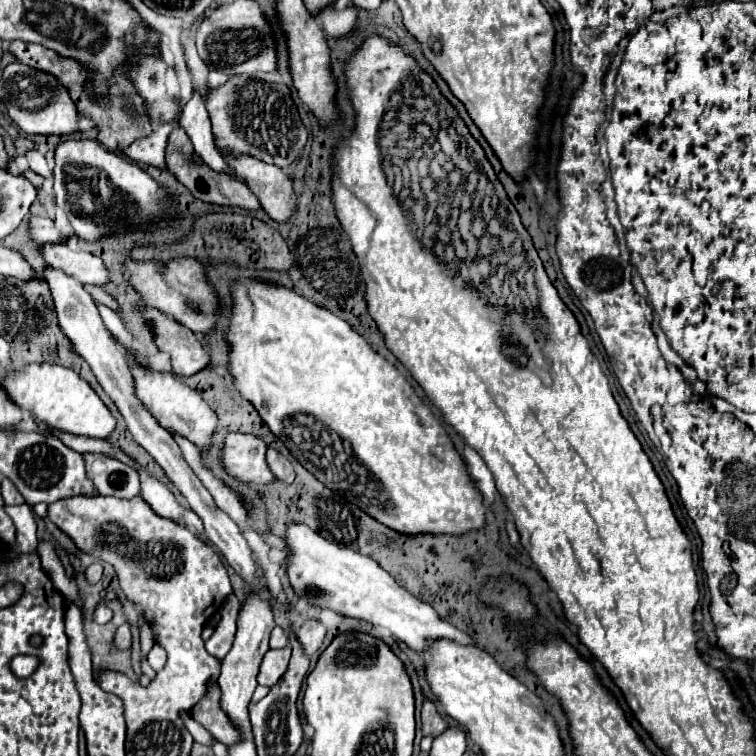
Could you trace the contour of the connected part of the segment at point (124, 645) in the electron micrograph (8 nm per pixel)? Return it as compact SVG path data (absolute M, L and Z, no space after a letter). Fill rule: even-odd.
M122 624L118 630L116 630L116 636L114 636L114 644L118 650L128 650L130 648L130 626L128 624Z

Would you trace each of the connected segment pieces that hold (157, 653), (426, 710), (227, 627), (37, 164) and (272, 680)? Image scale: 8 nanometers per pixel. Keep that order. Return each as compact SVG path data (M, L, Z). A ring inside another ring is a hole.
M155 644L148 653L148 663L156 672L161 670L167 660L167 653L159 644Z
M426 700L424 706L422 706L422 736L432 736L432 738L436 738L436 736L440 736L446 728L448 728L448 724L446 724L446 720L438 714L436 706Z
M234 594L228 596L222 614L220 614L220 622L214 628L214 634L210 636L210 640L206 642L206 650L216 656L218 660L222 660L228 650L232 648L234 642L234 634L236 634L236 620L238 620L238 612L240 612L240 602Z
M30 150L30 152L26 152L26 160L28 160L32 172L36 172L36 174L40 174L44 178L52 178L52 170L50 170L44 154L40 154L38 150Z
M286 646L280 650L268 650L260 664L257 675L258 684L272 688L284 676L284 672L288 668L290 654L292 654L292 646Z

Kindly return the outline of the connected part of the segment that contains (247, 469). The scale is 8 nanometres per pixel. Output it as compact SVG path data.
M230 432L220 452L220 464L230 478L248 484L268 484L272 480L272 472L268 464L264 466L266 448L268 446L252 434Z

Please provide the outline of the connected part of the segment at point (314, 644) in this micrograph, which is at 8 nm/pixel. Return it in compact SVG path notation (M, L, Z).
M308 620L296 630L296 638L302 644L302 650L308 658L312 658L320 650L324 636L326 636L326 626L320 620Z

